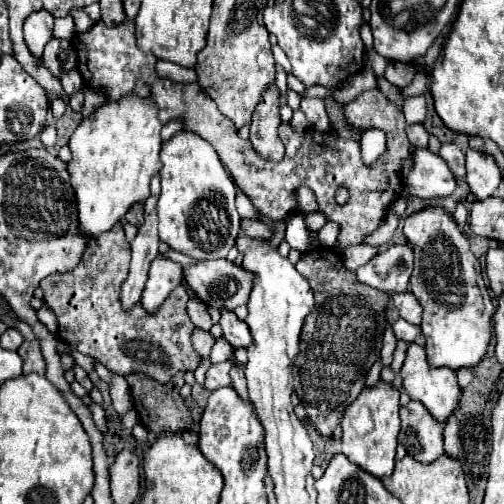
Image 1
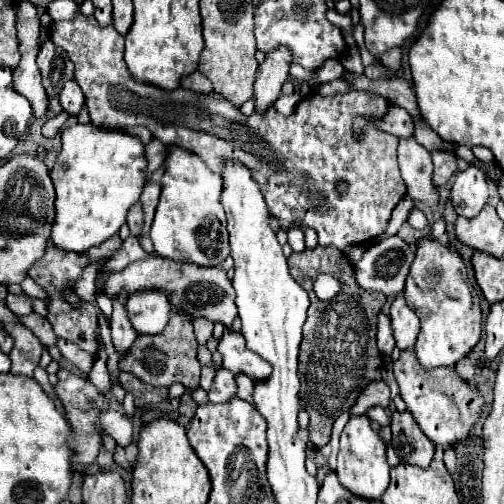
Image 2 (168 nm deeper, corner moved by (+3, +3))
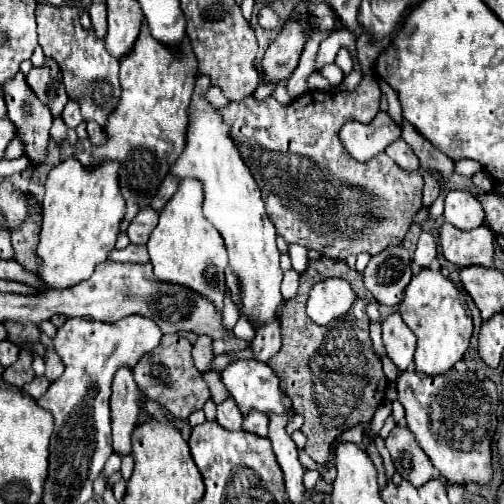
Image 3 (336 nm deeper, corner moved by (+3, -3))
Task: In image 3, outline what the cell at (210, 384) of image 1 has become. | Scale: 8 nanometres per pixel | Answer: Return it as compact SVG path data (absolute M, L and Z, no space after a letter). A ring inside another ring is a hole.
M232 397L224 399L222 403L218 403L216 421L218 421L224 429L240 429L240 425L242 425L242 415L240 415L240 409L236 407L236 403L232 403Z

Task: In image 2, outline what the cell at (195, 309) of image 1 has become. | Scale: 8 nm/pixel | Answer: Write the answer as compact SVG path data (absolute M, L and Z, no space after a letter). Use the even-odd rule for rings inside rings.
M192 321L192 325L194 325L194 335L196 335L196 339L198 339L198 343L200 345L206 345L206 341L212 337L212 329L214 329L214 325L212 323L206 323L206 321Z

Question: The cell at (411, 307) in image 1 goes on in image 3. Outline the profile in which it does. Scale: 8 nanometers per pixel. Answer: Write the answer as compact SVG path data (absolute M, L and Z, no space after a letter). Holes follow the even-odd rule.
M392 313L382 321L382 339L388 357L400 371L406 371L412 365L416 335L412 335L412 329L402 321L400 313Z

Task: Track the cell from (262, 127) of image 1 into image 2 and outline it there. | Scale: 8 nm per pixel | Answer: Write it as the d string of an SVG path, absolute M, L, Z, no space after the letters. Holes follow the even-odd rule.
M276 47L274 51L266 53L266 59L260 63L254 83L256 109L268 109L268 105L280 97L280 87L288 79L290 65L292 53L286 47Z

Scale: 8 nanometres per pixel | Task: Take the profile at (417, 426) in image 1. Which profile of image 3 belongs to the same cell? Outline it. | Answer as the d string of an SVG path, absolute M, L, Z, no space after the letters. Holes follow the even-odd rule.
M396 425L386 437L386 447L402 479L410 481L416 487L432 479L434 467L428 463L428 455L424 455L422 447L416 443L416 439L412 439L412 433L406 427Z

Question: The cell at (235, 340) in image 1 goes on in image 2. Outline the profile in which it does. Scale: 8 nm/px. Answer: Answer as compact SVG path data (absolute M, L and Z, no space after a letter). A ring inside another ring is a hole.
M224 333L218 343L218 351L222 353L222 367L232 371L234 375L248 375L252 381L266 381L272 373L272 365L260 359L246 347L246 341L240 333Z

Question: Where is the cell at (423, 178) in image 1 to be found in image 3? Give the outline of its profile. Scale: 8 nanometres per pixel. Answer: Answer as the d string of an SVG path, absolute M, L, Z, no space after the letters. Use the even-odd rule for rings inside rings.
M398 139L386 147L386 153L404 169L404 171L420 171L420 161L406 141Z

